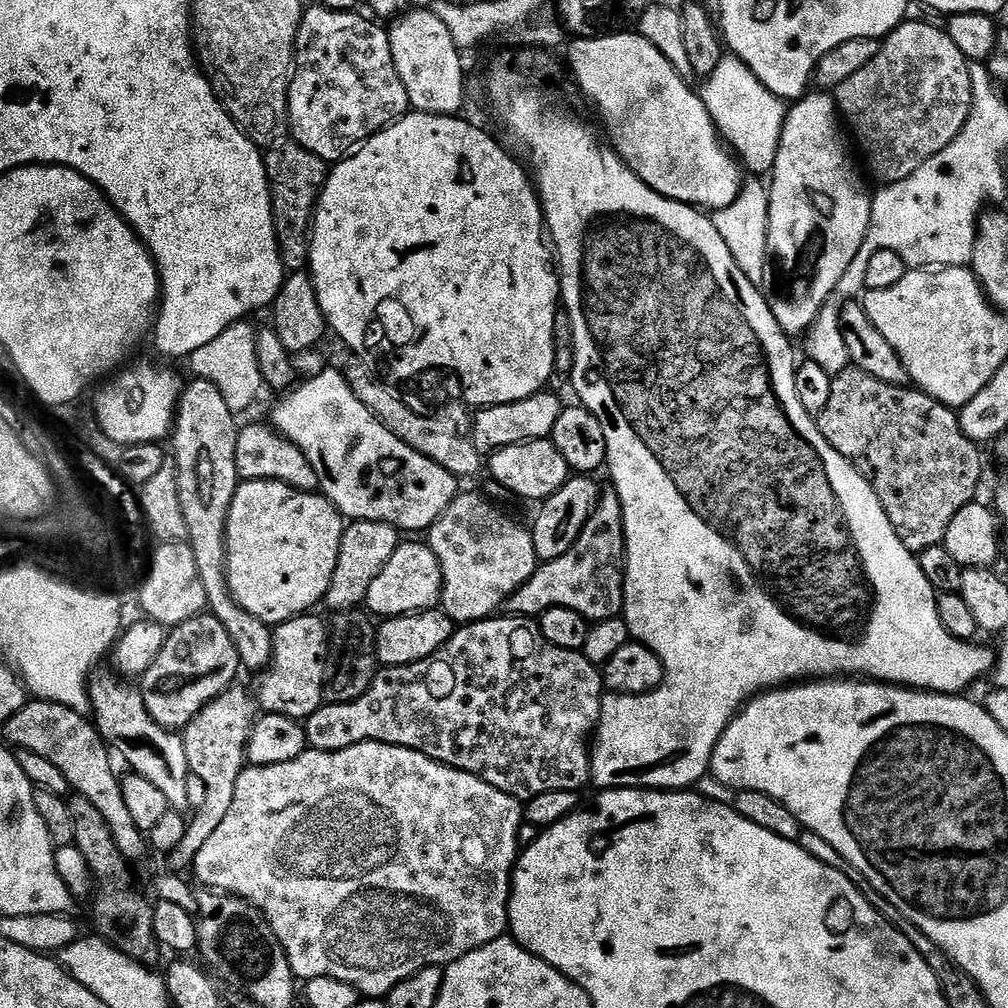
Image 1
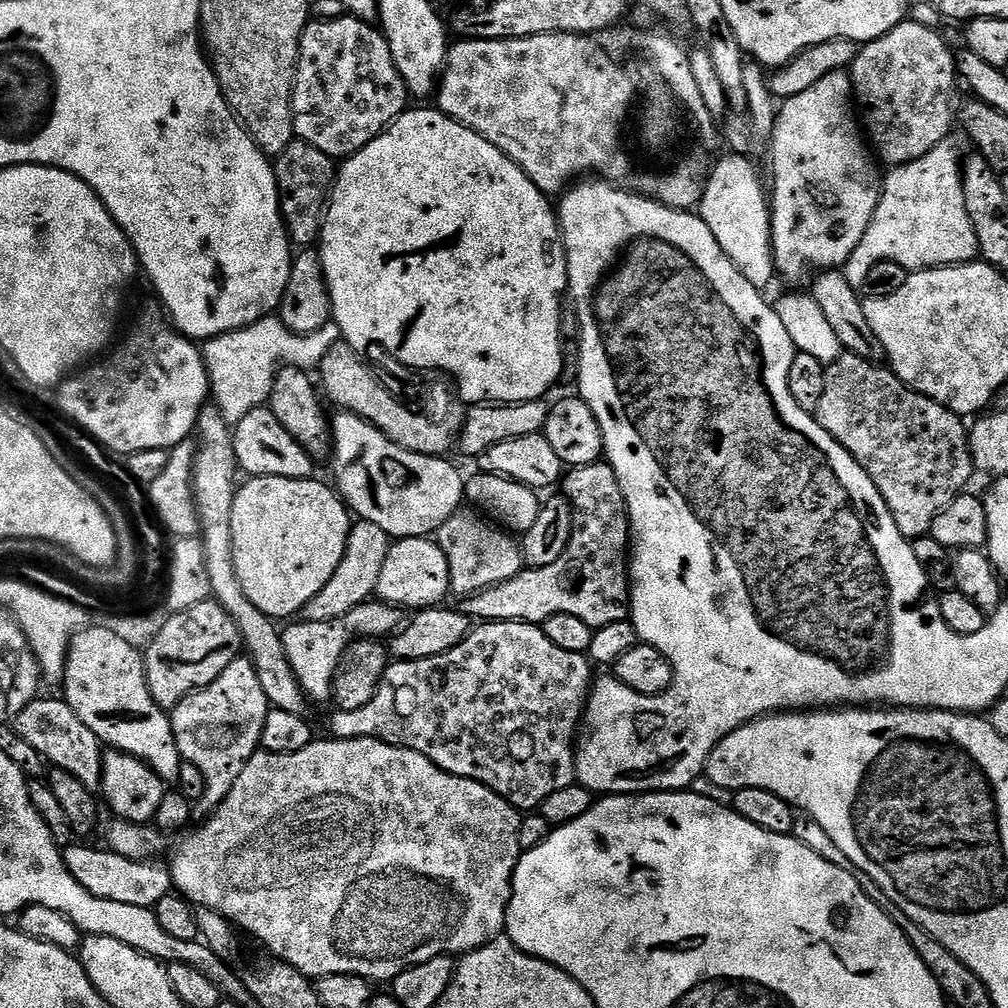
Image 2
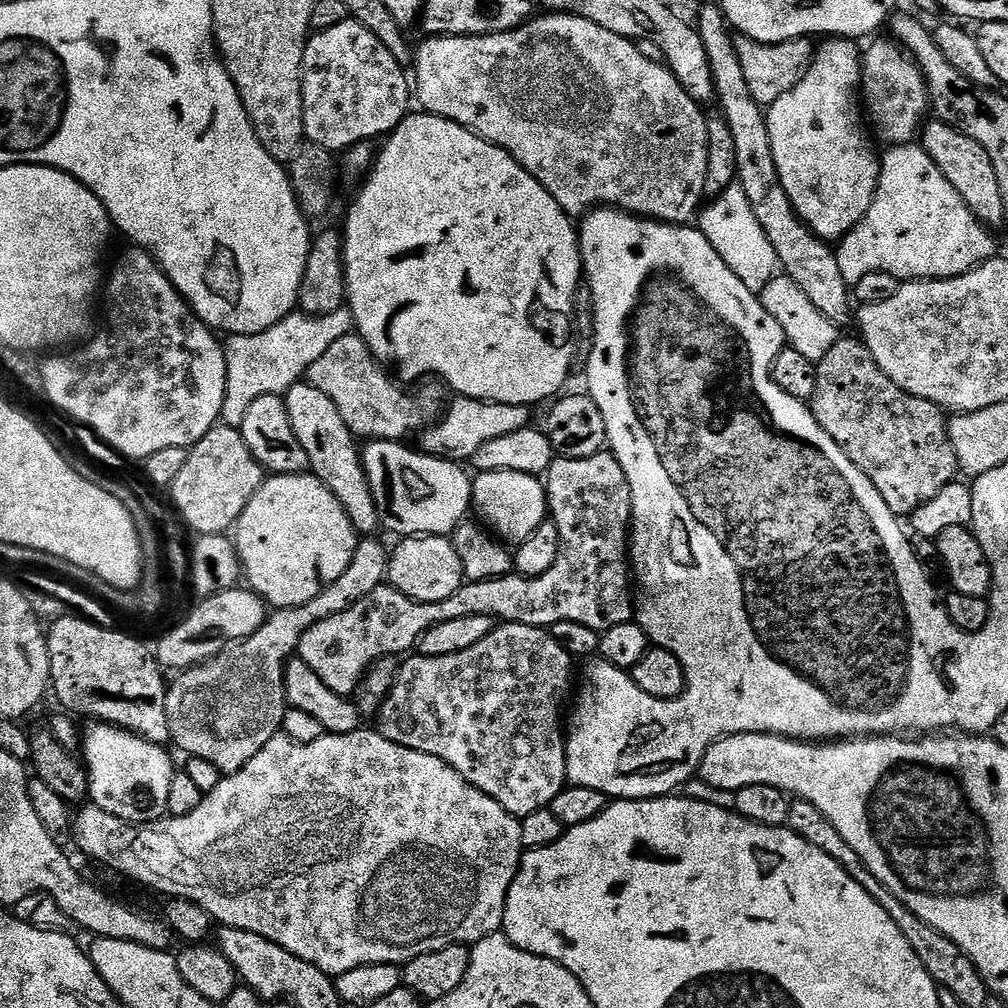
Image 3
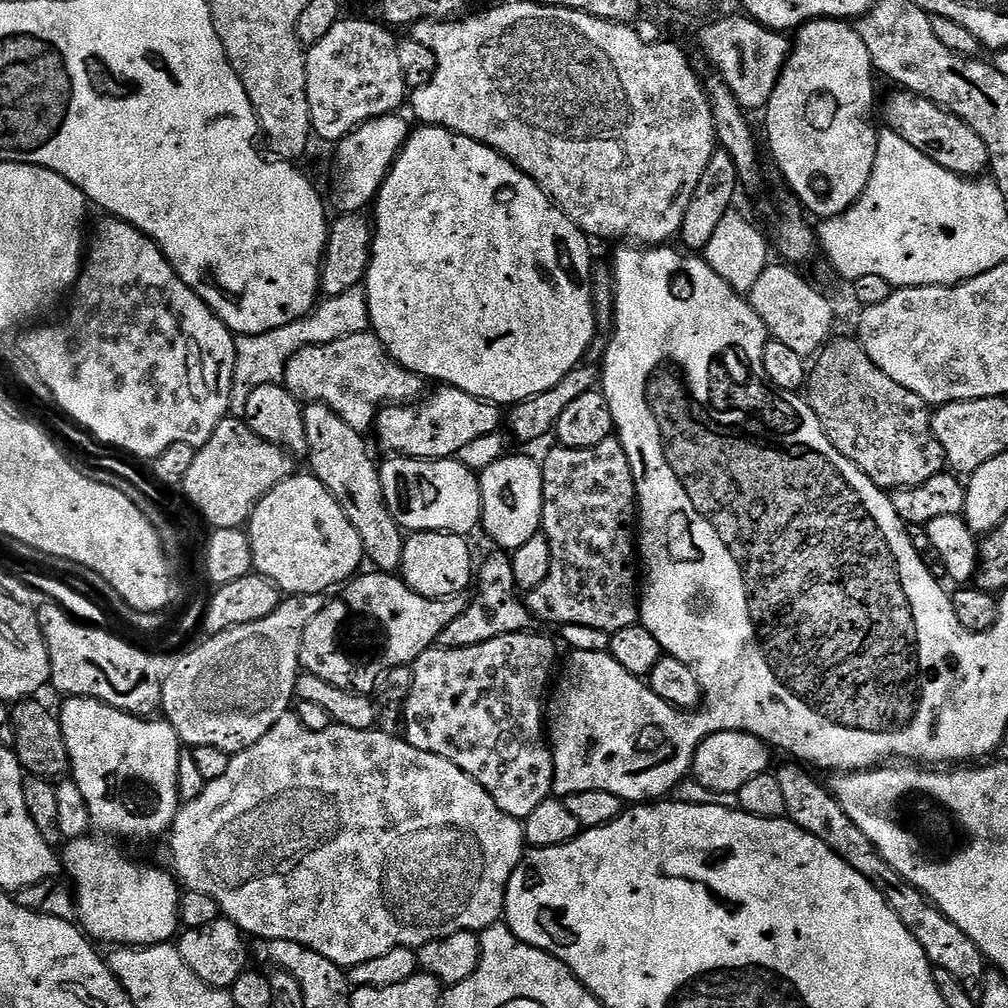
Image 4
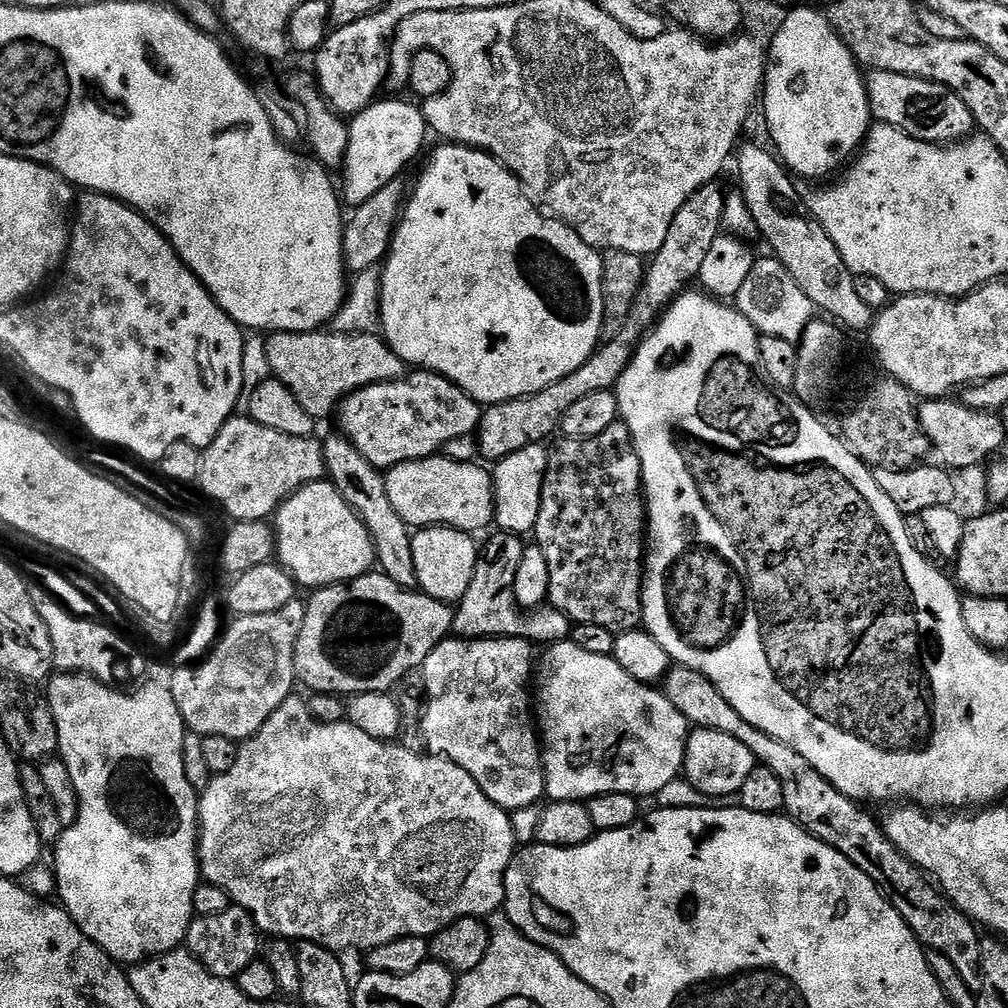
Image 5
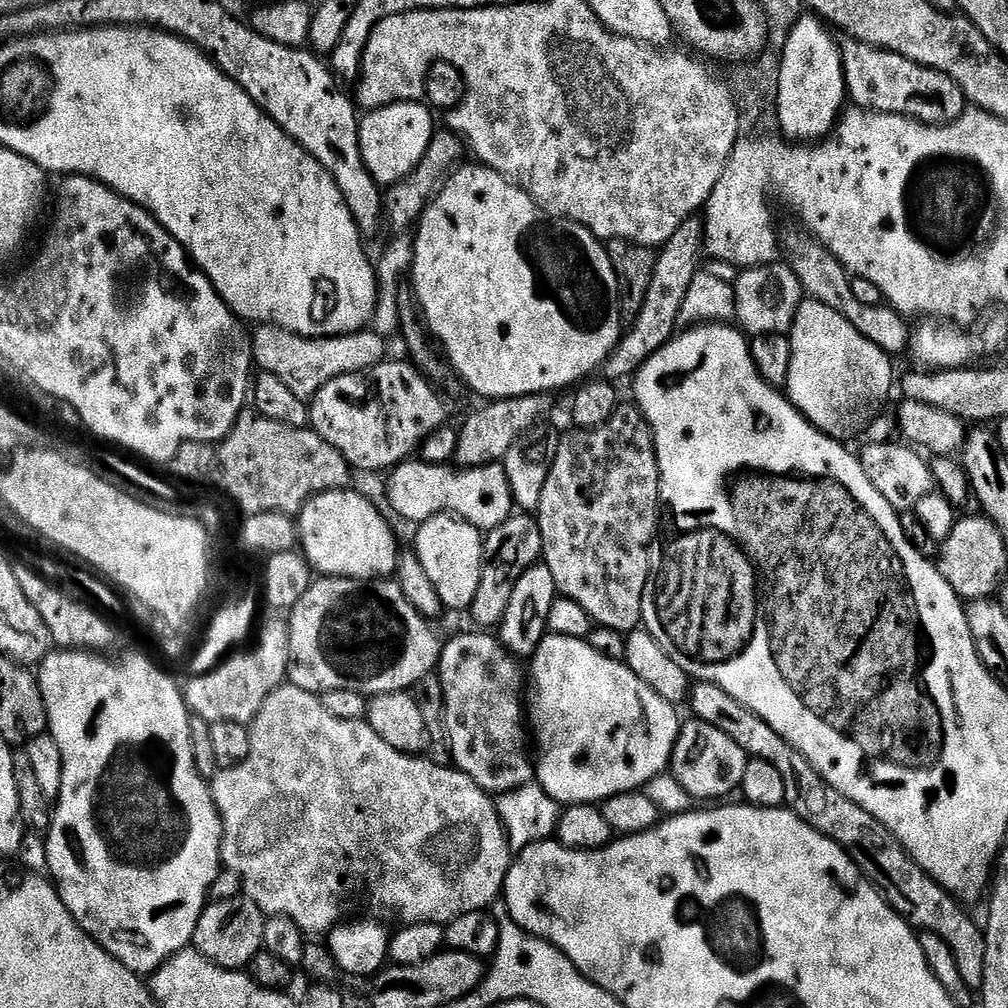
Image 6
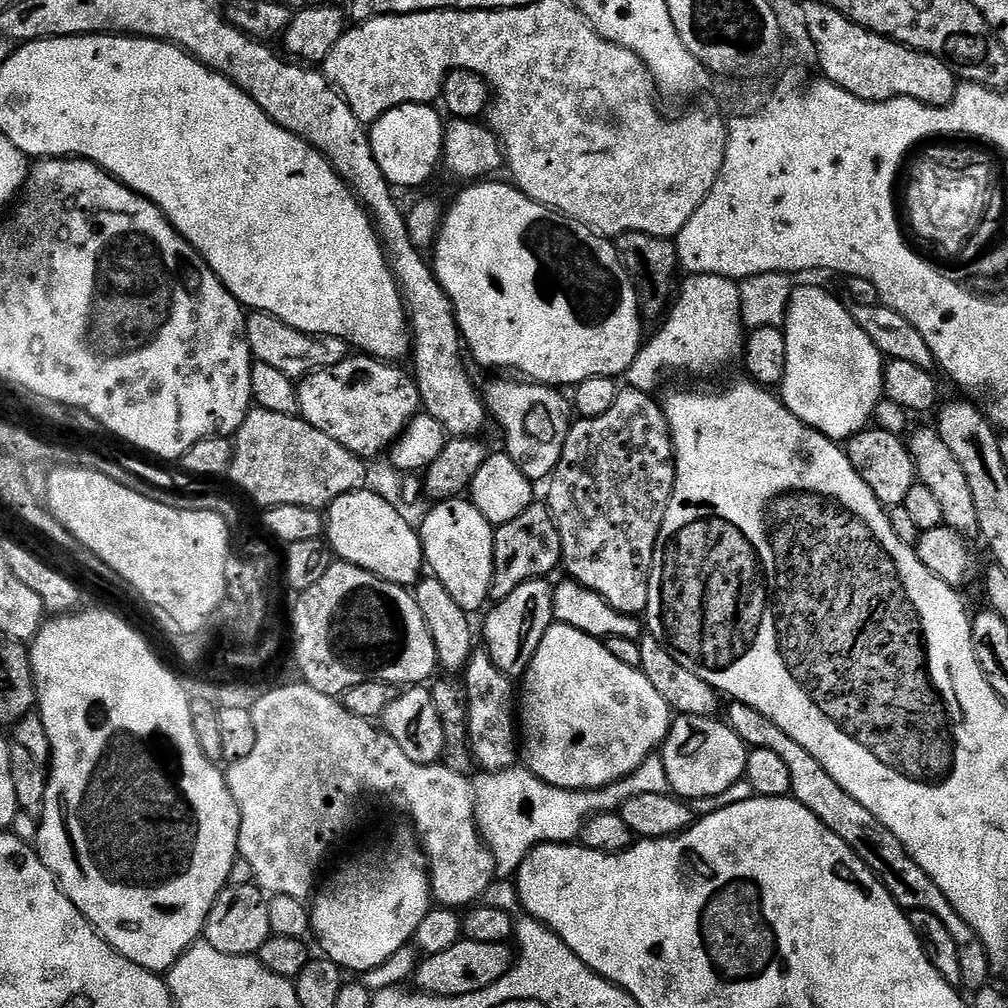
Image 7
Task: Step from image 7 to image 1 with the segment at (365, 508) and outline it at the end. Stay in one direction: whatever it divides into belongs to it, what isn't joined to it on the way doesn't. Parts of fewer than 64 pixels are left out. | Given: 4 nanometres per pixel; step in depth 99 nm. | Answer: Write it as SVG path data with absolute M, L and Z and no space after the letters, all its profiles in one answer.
M245 480L237 483L236 493L232 499L232 505L228 511L228 521L226 522L226 534L224 535L224 549L228 552L228 589L232 591L232 597L254 618L258 618L262 623L275 626L286 622L295 616L303 616L311 613L316 603L323 601L328 594L328 587L334 578L334 570L338 566L340 557L340 547L342 546L342 534L346 527L345 517L334 507L328 497L319 491L300 492L297 488L292 488L288 484L283 484L277 480Z

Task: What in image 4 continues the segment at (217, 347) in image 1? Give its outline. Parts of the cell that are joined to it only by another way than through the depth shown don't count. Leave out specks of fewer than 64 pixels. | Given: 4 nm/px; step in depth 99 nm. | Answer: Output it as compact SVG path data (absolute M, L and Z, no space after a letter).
M361 287L346 290L342 295L325 297L302 319L260 335L239 335L236 339L234 379L229 415L242 418L246 401L258 386L277 384L284 376L288 360L306 345L326 345L330 342L369 331L368 298Z

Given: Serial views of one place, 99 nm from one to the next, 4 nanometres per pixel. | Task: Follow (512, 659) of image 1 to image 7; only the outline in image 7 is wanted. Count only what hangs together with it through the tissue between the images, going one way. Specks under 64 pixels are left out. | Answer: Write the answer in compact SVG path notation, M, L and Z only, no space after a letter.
M473 651L462 673L462 691L466 697L466 731L472 758L484 772L501 772L518 764L518 700L512 684L510 677L494 666L487 651Z

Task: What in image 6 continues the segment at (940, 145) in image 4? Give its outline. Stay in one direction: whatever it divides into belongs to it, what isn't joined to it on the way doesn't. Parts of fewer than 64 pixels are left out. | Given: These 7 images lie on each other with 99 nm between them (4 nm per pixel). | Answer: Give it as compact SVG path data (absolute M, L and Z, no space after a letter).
M844 38L838 45L841 64L844 67L846 96L855 107L867 108L870 112L908 116L912 120L919 120L922 124L952 124L964 113L966 101L962 90L946 74L922 66L918 62L910 62L910 58L902 58L902 54L894 54L884 48L863 44L861 40Z

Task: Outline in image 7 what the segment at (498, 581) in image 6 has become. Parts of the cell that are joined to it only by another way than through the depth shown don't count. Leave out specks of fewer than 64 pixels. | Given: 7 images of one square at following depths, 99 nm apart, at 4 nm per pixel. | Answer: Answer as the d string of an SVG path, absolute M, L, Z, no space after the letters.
M534 502L529 508L522 510L522 514L518 514L518 518L514 518L514 522L506 522L496 528L496 537L494 538L494 578L492 579L491 599L496 602L505 600L518 586L522 586L531 580L551 577L551 572L555 568L559 569L561 564L560 535L556 529L554 518L548 510L547 503Z

